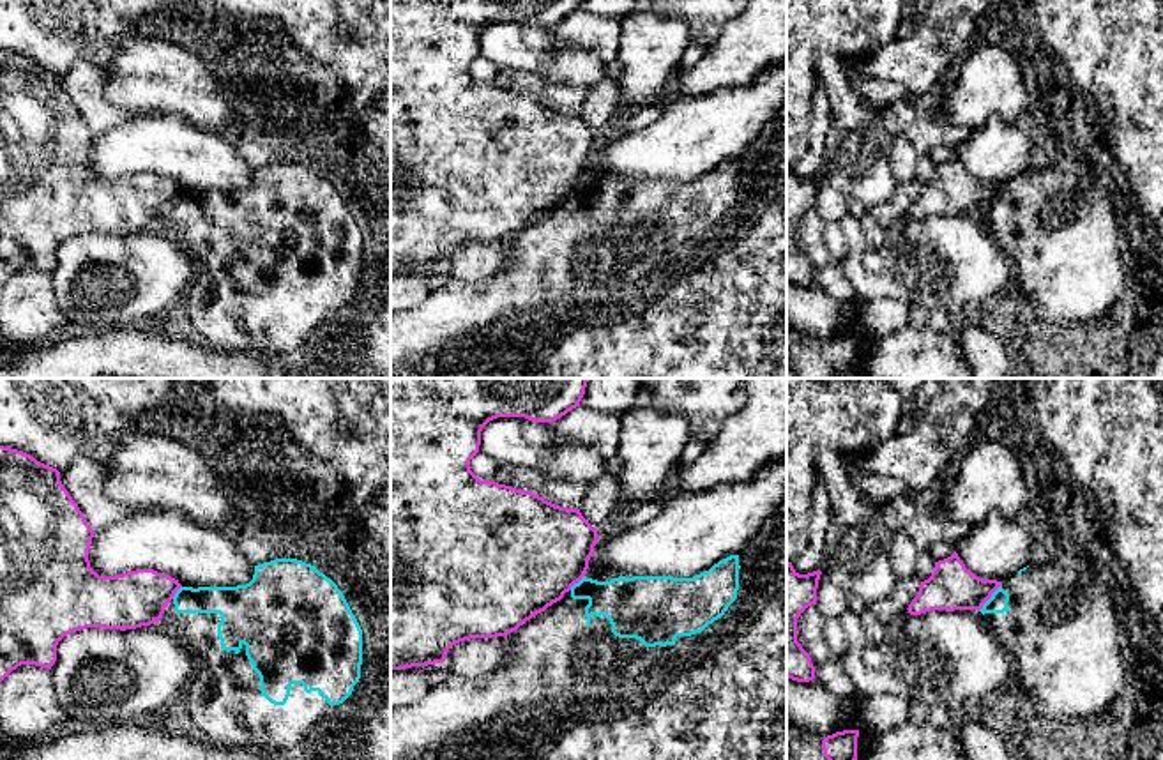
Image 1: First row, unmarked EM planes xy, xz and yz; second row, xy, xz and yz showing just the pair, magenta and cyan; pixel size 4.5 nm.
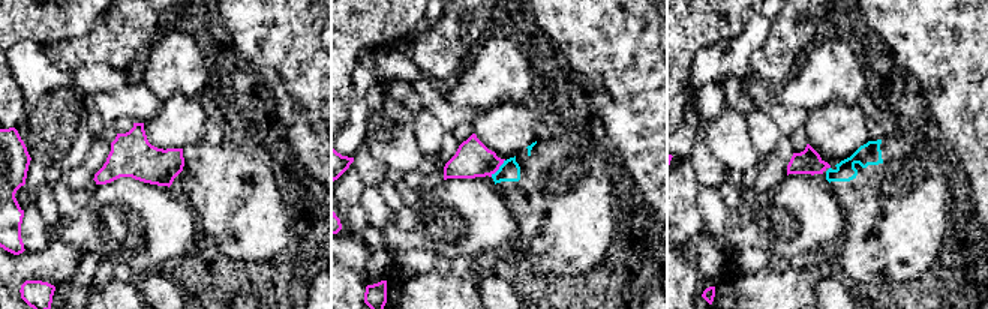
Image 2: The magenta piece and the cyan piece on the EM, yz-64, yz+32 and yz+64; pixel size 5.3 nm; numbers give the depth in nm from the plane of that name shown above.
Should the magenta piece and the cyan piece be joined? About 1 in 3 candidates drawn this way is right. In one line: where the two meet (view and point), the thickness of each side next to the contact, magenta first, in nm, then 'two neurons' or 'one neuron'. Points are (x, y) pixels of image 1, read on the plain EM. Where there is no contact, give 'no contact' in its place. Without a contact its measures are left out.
contact yz (990, 200); calibres 220 and 90 nm; two neurons

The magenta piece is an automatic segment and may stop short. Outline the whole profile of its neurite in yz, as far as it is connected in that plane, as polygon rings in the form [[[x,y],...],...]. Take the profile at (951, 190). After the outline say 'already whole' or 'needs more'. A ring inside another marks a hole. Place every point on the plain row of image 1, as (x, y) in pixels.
[[[954,156],[951,161],[935,166],[931,180],[921,186],[919,196],[907,214],[910,219],[931,214],[979,216],[1000,189],[1002,186],[976,180]]]; already whole

